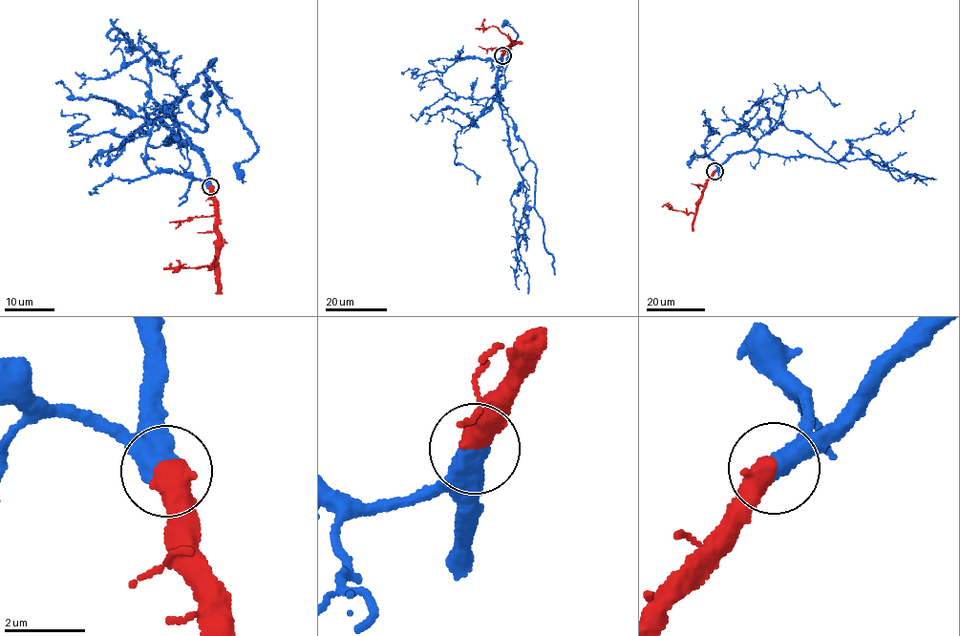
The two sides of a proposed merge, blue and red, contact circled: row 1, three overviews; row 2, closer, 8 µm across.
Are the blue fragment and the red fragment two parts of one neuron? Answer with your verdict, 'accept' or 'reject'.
accept

